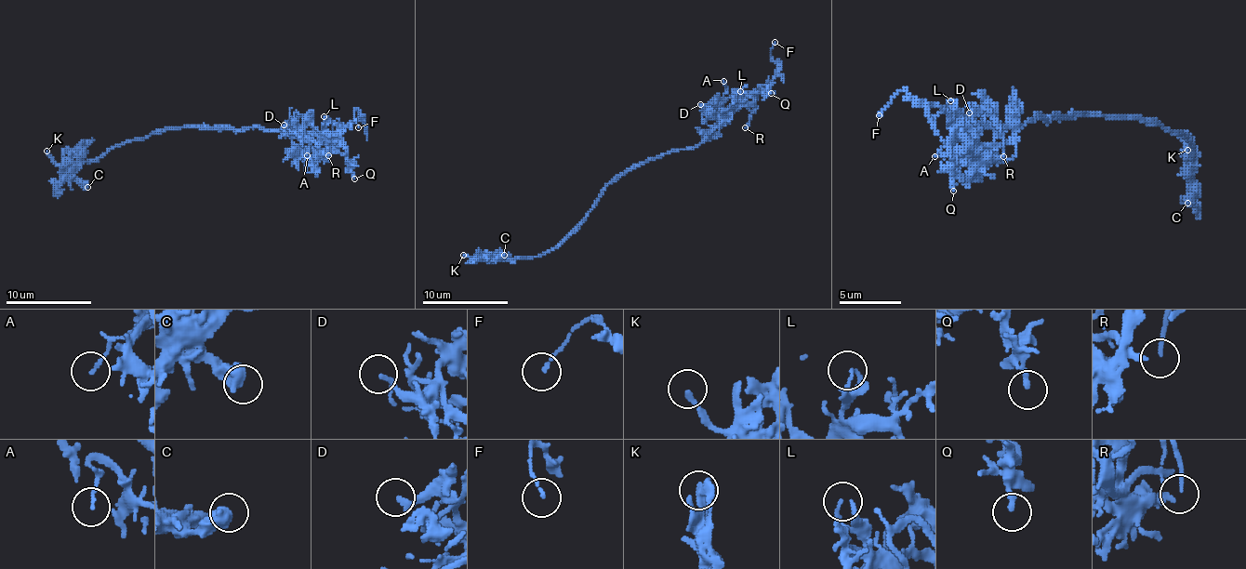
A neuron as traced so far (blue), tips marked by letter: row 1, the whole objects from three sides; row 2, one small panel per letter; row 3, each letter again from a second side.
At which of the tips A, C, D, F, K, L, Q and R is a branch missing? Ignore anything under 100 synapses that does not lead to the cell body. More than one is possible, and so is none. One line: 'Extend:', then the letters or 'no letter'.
Extend: R

